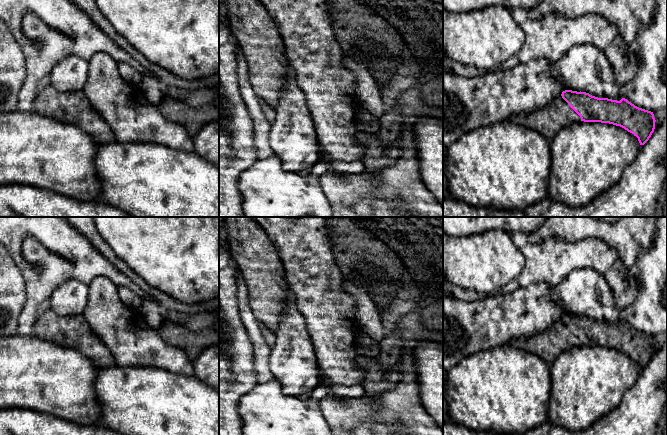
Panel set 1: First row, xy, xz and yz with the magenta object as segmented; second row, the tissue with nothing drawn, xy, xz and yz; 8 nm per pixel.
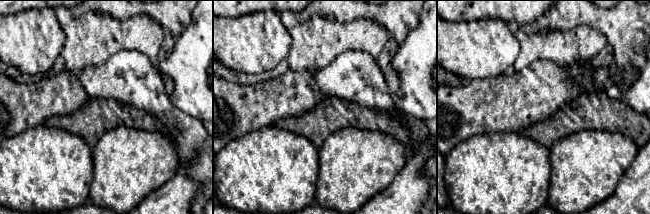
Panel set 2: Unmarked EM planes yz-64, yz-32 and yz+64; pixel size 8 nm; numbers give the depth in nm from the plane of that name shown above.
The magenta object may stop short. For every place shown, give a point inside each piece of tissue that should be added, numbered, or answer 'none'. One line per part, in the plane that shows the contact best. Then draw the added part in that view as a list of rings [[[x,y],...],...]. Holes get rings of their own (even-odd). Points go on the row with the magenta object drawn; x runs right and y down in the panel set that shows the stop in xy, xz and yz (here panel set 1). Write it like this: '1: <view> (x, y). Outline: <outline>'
1: yz (548, 121). Outline: [[[558,96],[543,108],[530,113],[512,115],[509,121],[536,130],[551,142],[560,130],[580,122],[581,118],[562,96]]]

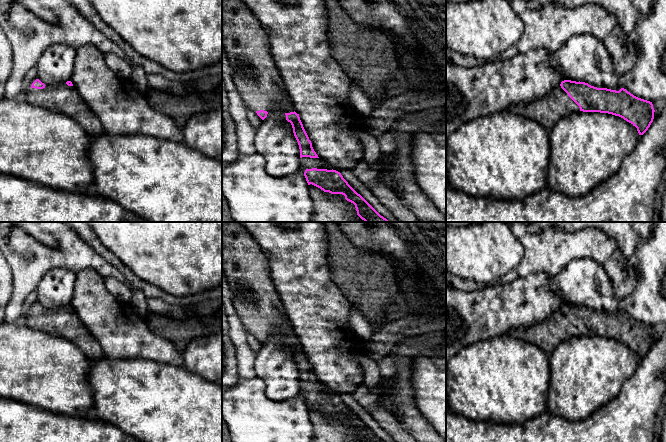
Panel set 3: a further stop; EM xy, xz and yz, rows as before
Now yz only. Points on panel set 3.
1: yz (547, 111). Outline: [[[557,86],[542,98],[529,103],[511,105],[508,111],[535,120],[550,132],[559,120],[579,112],[580,108],[561,86]]]

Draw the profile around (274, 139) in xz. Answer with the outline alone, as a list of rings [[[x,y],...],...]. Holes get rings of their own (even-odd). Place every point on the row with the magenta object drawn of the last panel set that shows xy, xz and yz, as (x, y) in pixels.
[[[270,110],[267,117],[262,120],[256,129],[254,146],[256,152],[261,154],[266,162],[266,171],[274,177],[286,177],[300,170],[300,149],[294,136],[290,122],[284,118],[285,112]]]

